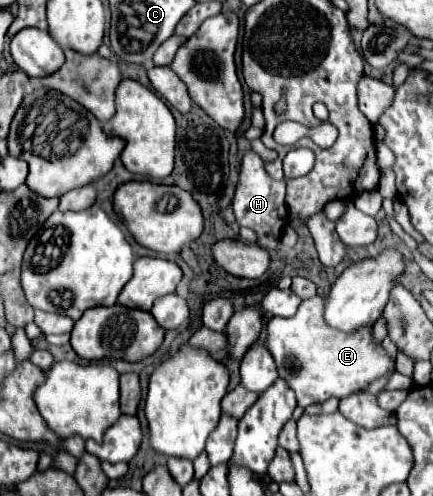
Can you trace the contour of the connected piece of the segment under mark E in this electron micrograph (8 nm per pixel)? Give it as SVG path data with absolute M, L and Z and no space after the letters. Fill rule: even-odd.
M316 295L302 301L294 317L272 317L266 323L266 347L278 365L278 373L294 389L298 405L302 407L322 403L328 397L342 399L358 389L364 389L370 381L392 369L392 361L386 351L372 341L372 329L360 329L346 335L324 323L322 309L324 297Z

